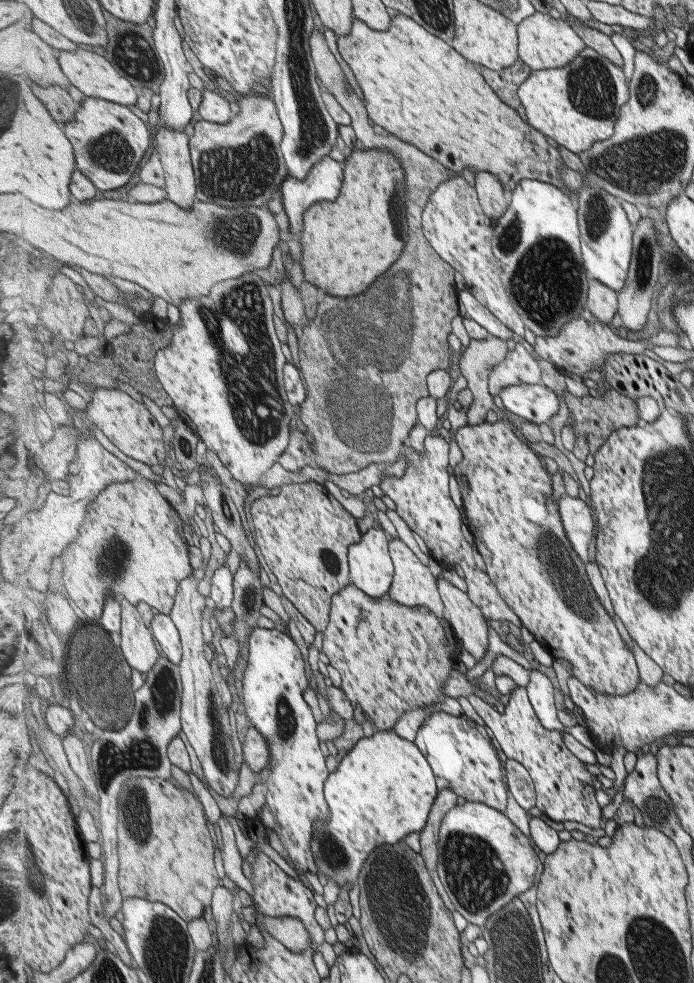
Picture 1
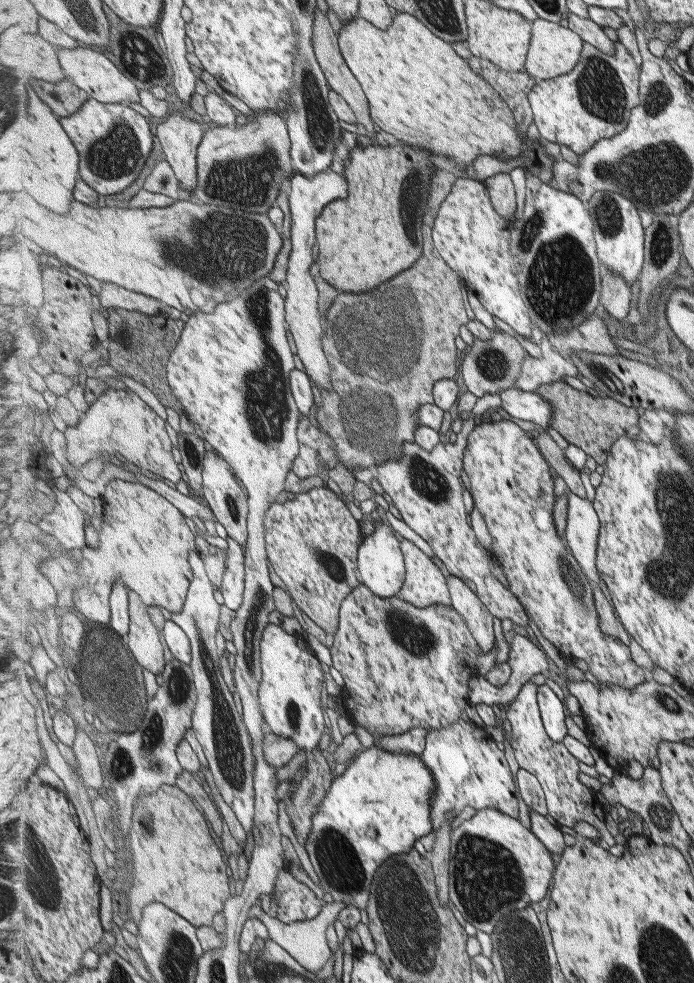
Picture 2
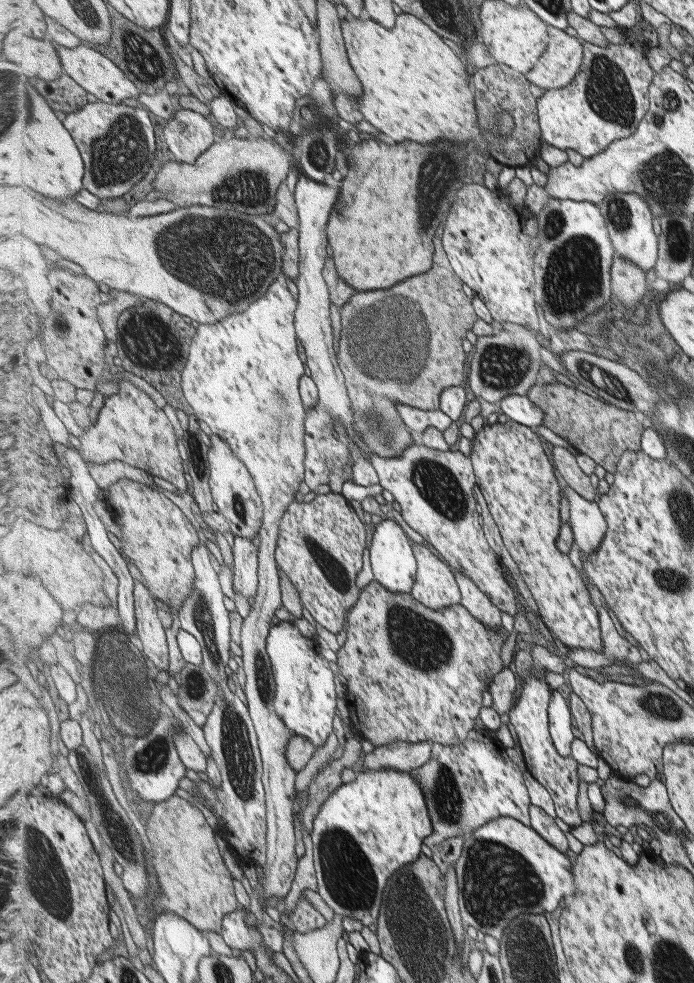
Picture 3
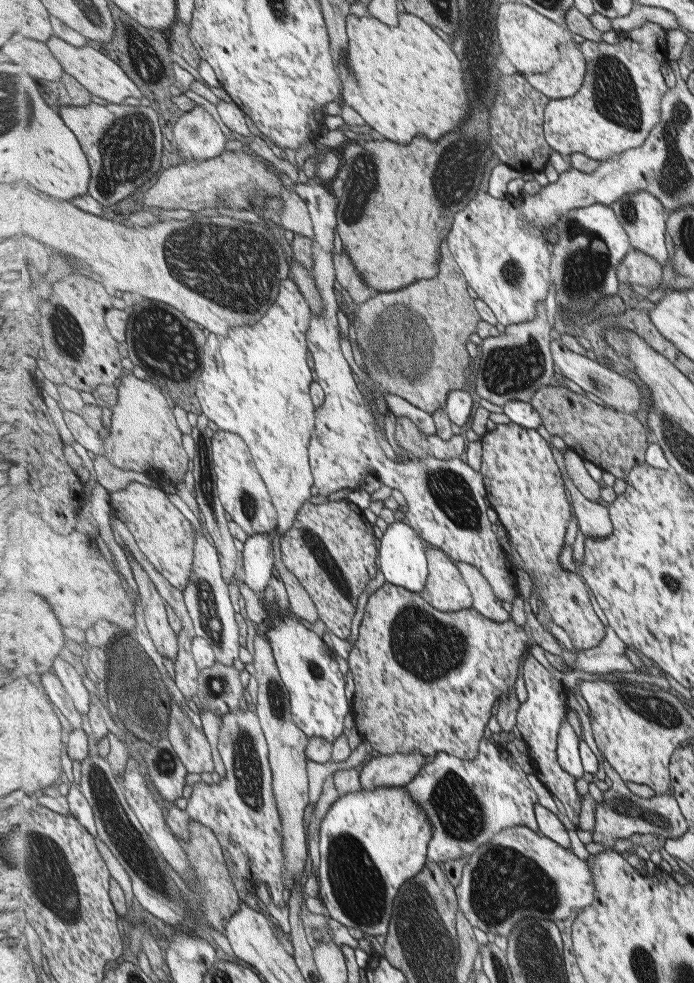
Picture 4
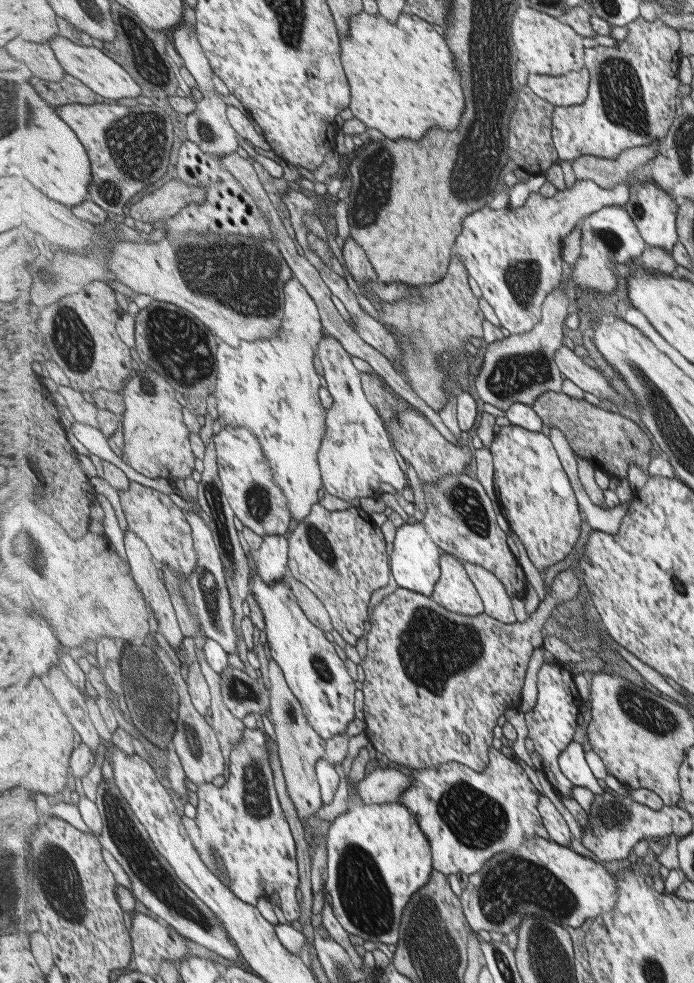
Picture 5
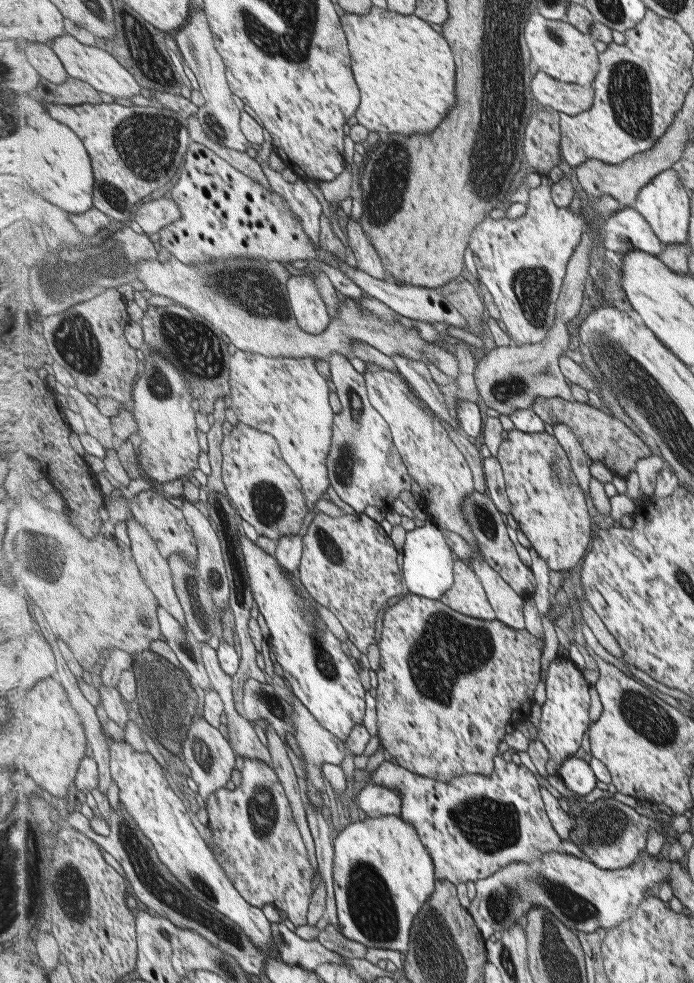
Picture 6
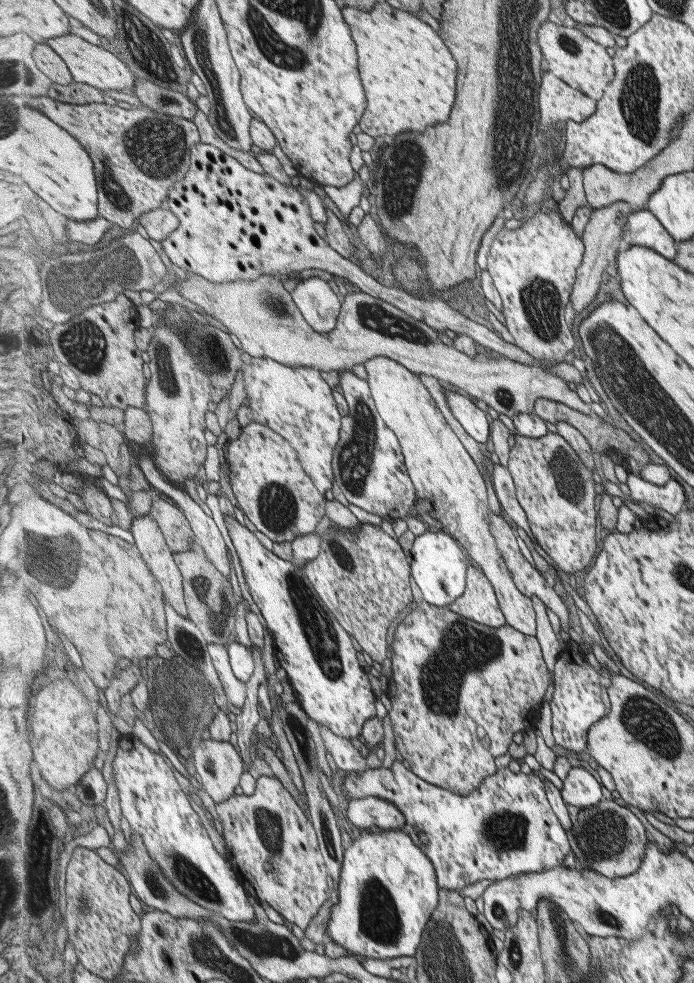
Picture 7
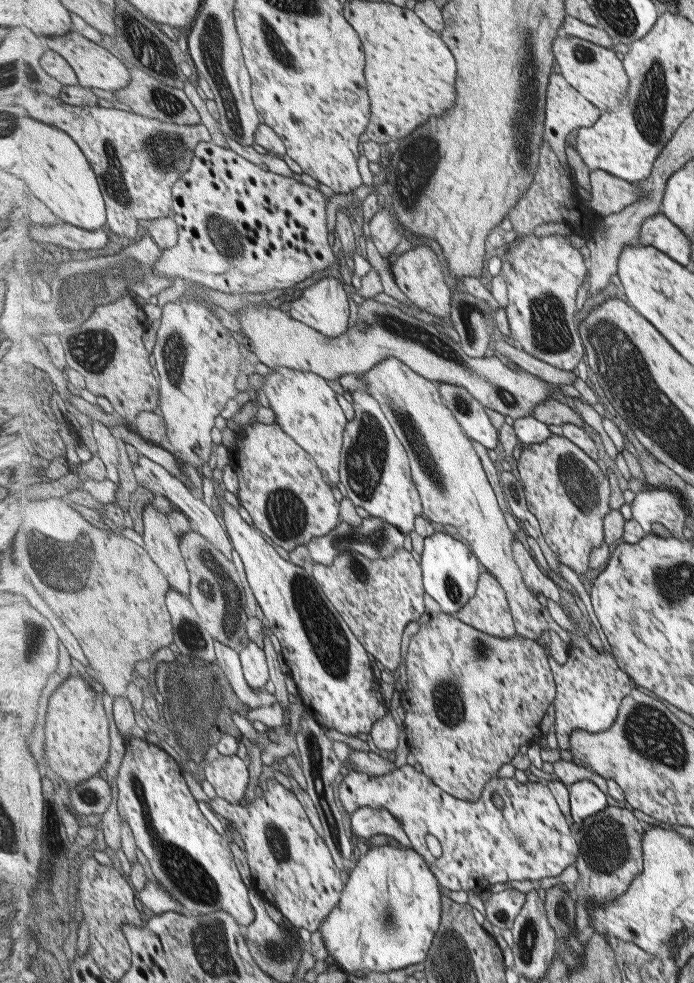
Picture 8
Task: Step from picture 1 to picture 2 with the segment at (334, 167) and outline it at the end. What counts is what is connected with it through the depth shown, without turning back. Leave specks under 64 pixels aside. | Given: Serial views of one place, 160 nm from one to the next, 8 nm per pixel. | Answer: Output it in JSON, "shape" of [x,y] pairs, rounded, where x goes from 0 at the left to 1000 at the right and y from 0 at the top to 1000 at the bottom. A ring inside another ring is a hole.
{"shape":[[[476,172],[461,175],[448,181],[442,181],[434,176],[425,176],[419,181],[419,195],[415,203],[418,210],[418,220],[421,222],[419,242],[421,257],[414,277],[414,301],[411,309],[414,309],[414,323],[416,333],[422,337],[422,342],[428,345],[428,360],[434,362],[435,368],[439,368],[439,377],[455,392],[455,395],[464,397],[480,397],[480,389],[477,389],[477,370],[465,358],[463,346],[470,342],[465,336],[465,330],[460,330],[463,326],[463,315],[460,313],[460,293],[457,286],[448,279],[450,271],[454,264],[454,246],[457,246],[457,226],[460,218],[477,205],[496,202],[501,199],[501,185],[499,179],[493,176],[480,175]]]}

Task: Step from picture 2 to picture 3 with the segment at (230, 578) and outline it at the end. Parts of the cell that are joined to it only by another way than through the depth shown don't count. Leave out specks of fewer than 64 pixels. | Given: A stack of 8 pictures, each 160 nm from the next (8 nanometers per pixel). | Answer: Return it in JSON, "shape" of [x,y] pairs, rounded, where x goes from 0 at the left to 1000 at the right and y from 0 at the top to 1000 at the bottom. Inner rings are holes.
{"shape":[[[341,545],[336,557],[339,571],[339,612],[344,623],[356,629],[363,620],[362,608],[373,598],[373,561],[375,557],[360,547]]]}

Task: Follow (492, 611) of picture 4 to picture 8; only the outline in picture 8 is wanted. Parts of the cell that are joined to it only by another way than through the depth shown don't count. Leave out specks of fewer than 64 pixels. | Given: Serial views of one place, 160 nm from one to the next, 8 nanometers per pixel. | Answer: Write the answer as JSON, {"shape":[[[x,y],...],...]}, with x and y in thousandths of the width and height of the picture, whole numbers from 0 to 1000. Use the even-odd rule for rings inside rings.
{"shape":[[[568,364],[550,367],[532,378],[524,379],[524,388],[529,392],[527,398],[532,398],[533,402],[546,408],[571,443],[586,456],[589,464],[598,464],[591,467],[591,473],[597,489],[608,505],[610,524],[635,534],[654,535],[659,539],[659,546],[680,557],[700,580],[725,595],[731,601],[746,645],[756,649],[777,651],[782,647],[782,643],[798,642],[808,647],[808,651],[821,654],[820,644],[798,633],[787,616],[782,617],[782,614],[768,606],[768,601],[759,596],[751,577],[739,568],[742,543],[736,541],[736,537],[731,533],[729,523],[722,517],[686,454],[659,425],[653,423],[651,417],[643,412],[634,400],[633,391],[607,383],[588,370]]]}

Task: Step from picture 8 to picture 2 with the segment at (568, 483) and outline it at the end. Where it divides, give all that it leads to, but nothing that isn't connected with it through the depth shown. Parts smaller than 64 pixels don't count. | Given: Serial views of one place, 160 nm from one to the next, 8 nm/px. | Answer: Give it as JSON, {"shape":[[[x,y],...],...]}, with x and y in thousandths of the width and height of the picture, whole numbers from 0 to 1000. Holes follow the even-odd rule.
{"shape":[[[722,427],[692,431],[683,434],[674,446],[670,459],[670,480],[677,488],[682,507],[687,507],[687,517],[696,521],[702,529],[702,537],[707,545],[713,545],[713,560],[716,571],[731,591],[733,599],[752,612],[761,626],[771,633],[777,641],[810,663],[816,669],[841,671],[847,677],[847,683],[854,686],[865,695],[872,697],[892,697],[901,701],[914,701],[934,692],[929,681],[921,679],[909,670],[906,658],[895,650],[875,645],[865,639],[865,626],[859,620],[854,592],[843,592],[843,596],[831,596],[837,592],[837,584],[831,584],[831,576],[814,576],[814,588],[808,576],[808,564],[821,560],[814,555],[804,542],[798,517],[800,486],[794,482],[794,473],[782,466],[778,456],[762,446],[762,439],[754,437],[748,431],[736,427]]]}

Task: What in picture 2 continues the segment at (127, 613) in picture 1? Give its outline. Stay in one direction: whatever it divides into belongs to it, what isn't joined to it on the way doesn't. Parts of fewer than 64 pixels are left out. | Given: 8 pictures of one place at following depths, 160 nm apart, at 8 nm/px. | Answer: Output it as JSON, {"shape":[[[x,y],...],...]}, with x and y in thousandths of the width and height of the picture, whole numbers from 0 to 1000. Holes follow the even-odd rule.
{"shape":[[[192,600],[186,601],[189,633],[187,644],[180,650],[203,678],[223,686],[232,686],[244,670],[232,651],[233,642],[215,629],[215,616],[203,610],[203,605]]]}

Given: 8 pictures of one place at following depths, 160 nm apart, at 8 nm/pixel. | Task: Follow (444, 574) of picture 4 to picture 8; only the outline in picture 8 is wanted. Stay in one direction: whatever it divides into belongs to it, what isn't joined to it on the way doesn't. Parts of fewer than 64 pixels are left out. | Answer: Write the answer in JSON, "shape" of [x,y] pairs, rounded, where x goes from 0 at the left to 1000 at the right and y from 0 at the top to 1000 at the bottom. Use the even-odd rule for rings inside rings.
{"shape":[[[703,580],[695,583],[692,596],[676,614],[654,626],[716,649],[746,645],[731,601]]]}

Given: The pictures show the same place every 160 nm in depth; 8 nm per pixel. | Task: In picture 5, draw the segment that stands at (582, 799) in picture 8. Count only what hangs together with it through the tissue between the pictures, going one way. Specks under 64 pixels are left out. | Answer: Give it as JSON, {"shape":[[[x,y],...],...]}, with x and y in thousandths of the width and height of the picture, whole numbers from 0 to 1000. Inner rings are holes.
{"shape":[[[834,751],[827,752],[818,762],[808,766],[805,777],[811,788],[820,791],[827,800],[849,802],[857,809],[867,808],[869,803],[863,800],[863,793],[847,777]]]}

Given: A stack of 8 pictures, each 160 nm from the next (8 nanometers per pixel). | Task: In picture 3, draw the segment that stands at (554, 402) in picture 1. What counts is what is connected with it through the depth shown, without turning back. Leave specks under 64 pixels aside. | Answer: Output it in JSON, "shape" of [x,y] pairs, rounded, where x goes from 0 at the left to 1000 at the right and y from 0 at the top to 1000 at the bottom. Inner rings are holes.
{"shape":[[[738,401],[719,410],[720,417],[732,426],[756,433],[784,432],[785,419],[761,403]]]}

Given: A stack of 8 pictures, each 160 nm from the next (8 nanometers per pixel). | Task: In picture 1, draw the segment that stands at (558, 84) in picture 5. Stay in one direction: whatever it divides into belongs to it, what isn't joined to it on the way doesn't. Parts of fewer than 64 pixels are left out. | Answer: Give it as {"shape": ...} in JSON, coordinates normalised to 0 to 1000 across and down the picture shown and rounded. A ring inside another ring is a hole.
{"shape":[[[777,11],[749,22],[746,27],[749,28],[749,61],[759,64],[767,71],[811,69],[830,61],[831,57],[847,48],[820,21],[795,18],[791,14]]]}

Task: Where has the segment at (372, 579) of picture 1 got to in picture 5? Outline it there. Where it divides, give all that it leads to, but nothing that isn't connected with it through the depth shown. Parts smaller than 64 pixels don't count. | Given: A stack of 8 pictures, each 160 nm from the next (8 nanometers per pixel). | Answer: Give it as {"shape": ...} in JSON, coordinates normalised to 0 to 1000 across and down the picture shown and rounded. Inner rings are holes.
{"shape":[[[601,531],[584,532],[571,540],[565,563],[562,565],[565,586],[575,597],[601,601],[607,604],[621,606],[634,591],[637,578],[637,557],[624,549],[612,533]]]}

